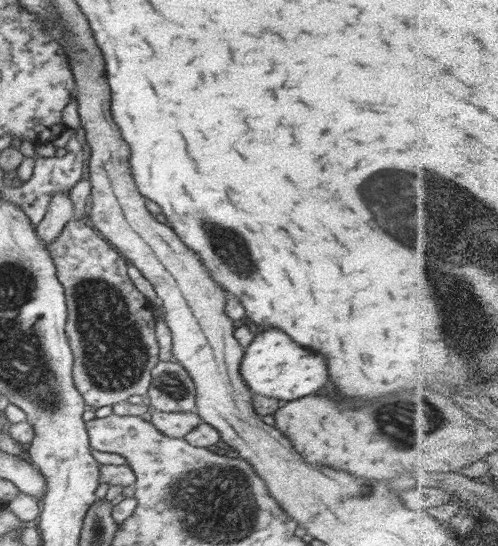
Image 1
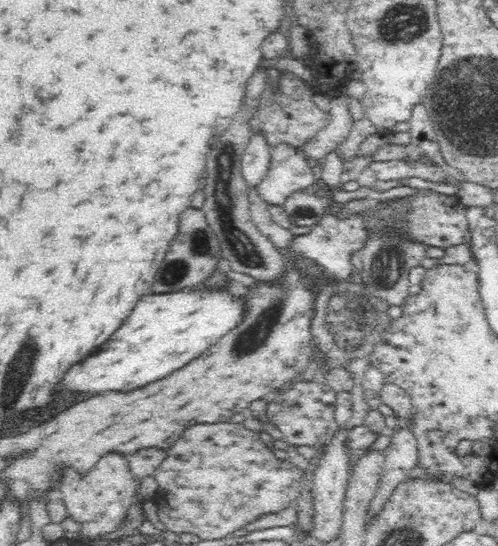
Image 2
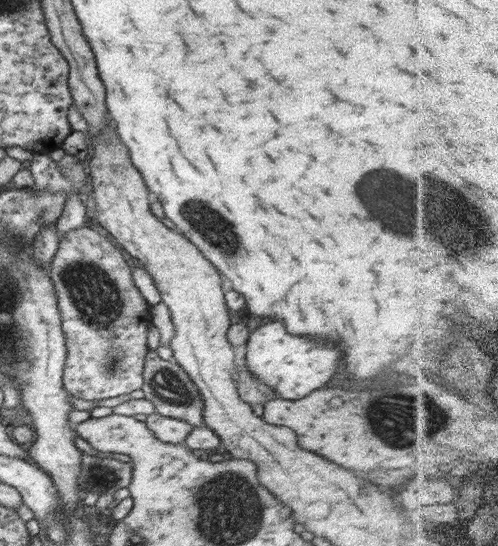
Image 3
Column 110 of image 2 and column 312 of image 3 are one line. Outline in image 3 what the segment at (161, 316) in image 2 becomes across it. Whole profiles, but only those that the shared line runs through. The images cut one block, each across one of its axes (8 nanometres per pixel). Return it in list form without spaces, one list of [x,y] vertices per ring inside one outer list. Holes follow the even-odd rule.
[[[274,320],[260,328],[252,328],[246,342],[245,361],[247,369],[254,376],[266,380],[266,384],[274,388],[282,398],[300,400],[334,378],[342,366],[342,348],[330,340],[288,334],[284,324]]]

